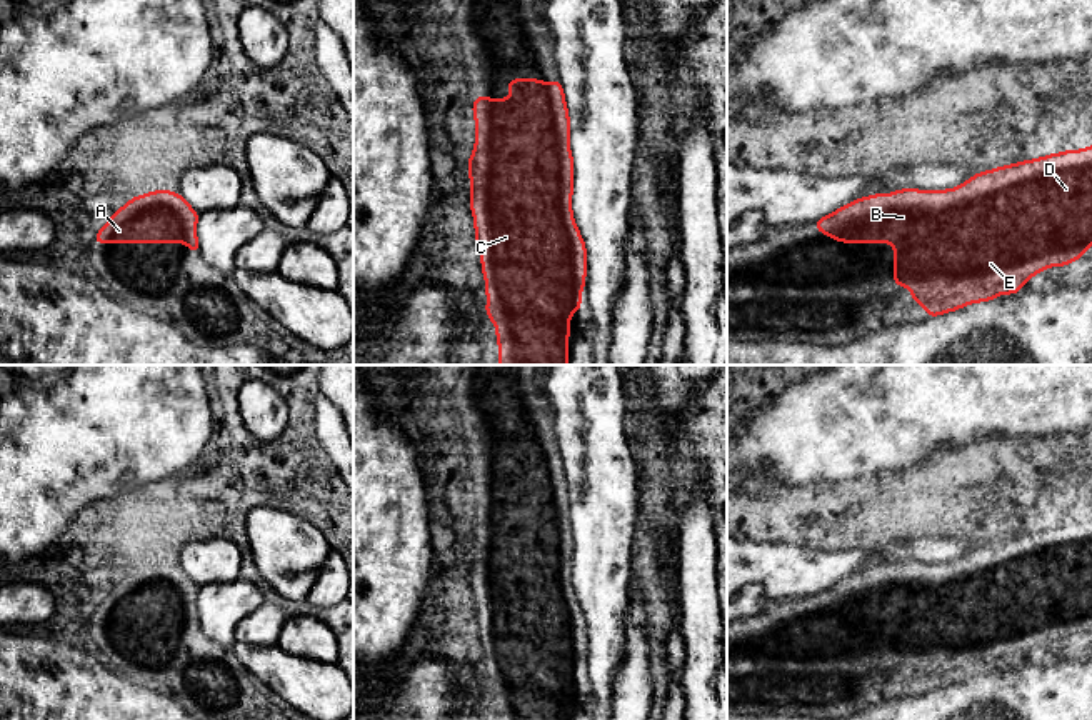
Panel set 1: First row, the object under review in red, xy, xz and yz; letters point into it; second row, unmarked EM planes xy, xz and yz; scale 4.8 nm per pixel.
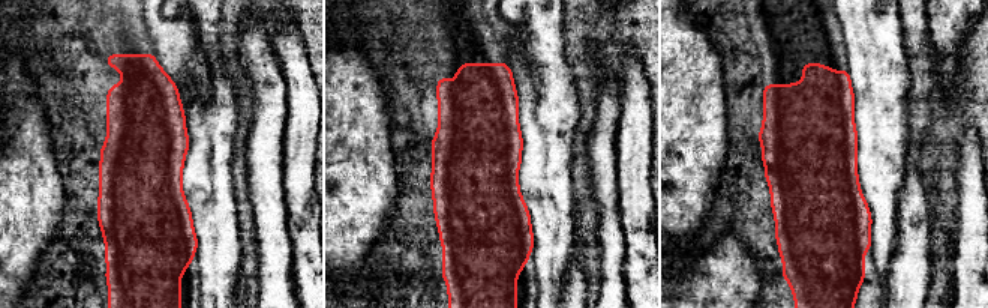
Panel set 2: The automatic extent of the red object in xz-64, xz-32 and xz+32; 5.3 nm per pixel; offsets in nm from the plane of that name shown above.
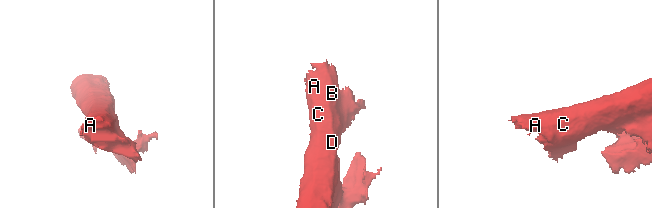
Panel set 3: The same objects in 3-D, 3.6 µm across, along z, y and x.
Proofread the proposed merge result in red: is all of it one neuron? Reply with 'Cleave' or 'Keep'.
Cleave

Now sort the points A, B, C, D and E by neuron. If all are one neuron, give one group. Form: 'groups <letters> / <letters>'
groups A / B C D E

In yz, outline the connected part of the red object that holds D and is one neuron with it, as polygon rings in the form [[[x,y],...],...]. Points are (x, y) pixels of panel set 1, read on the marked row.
[[[1092,147],[974,173],[952,192],[875,193],[874,208],[845,205],[814,220],[812,225],[825,237],[850,243],[852,227],[864,220],[874,220],[875,235],[884,243],[894,245],[894,285],[909,287],[912,300],[925,308],[927,318],[995,300],[1000,293],[1017,295],[1034,275],[1049,267],[1065,267],[1087,255],[1087,247],[1092,245]]]

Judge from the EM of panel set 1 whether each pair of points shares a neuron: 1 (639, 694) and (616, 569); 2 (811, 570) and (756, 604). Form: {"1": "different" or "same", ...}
{"1": "different", "2": "different"}

